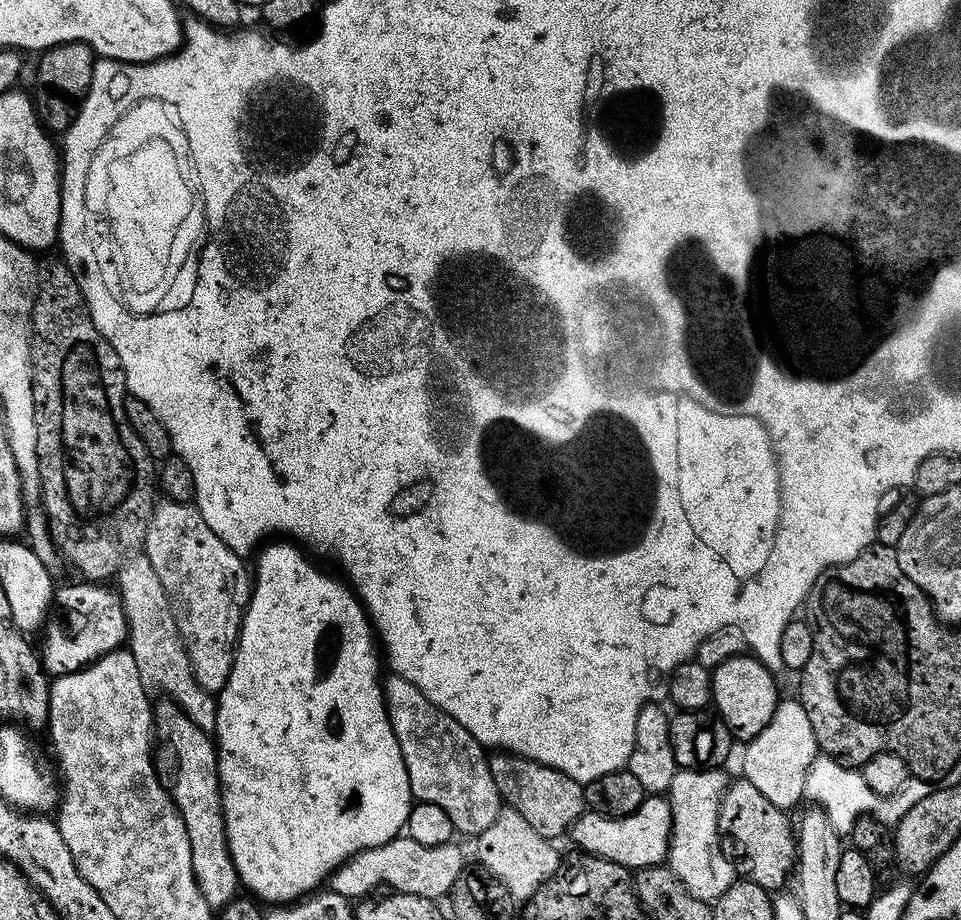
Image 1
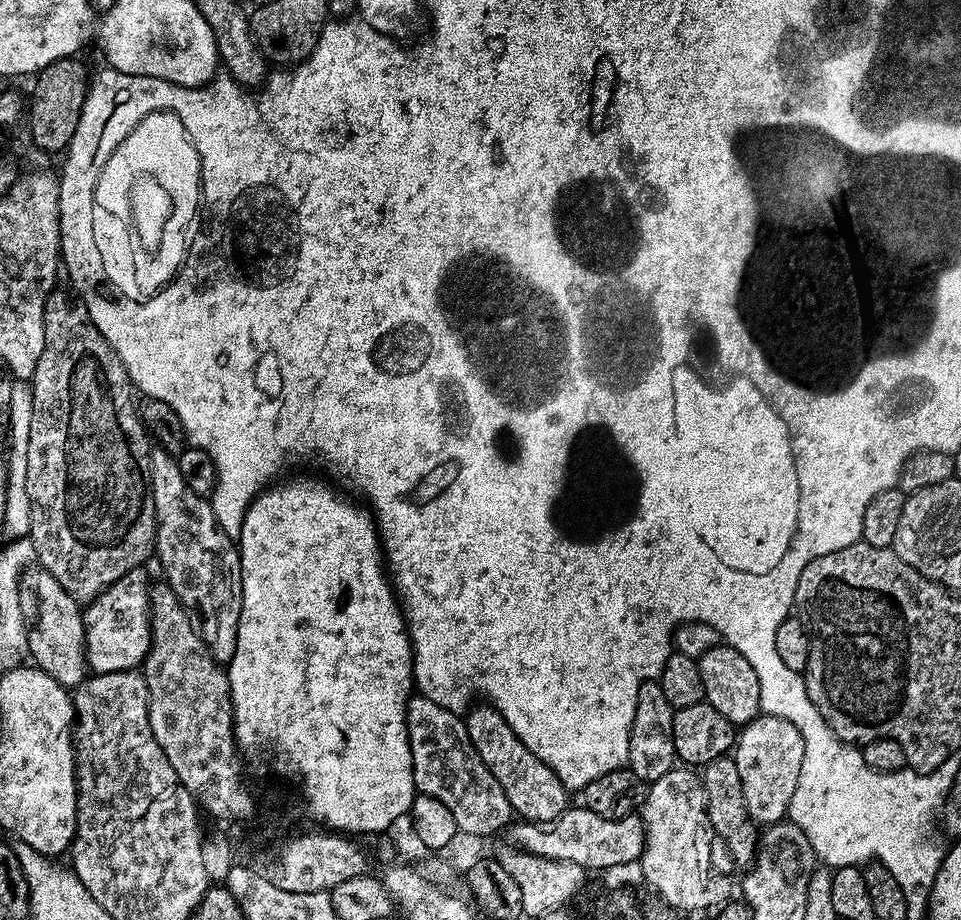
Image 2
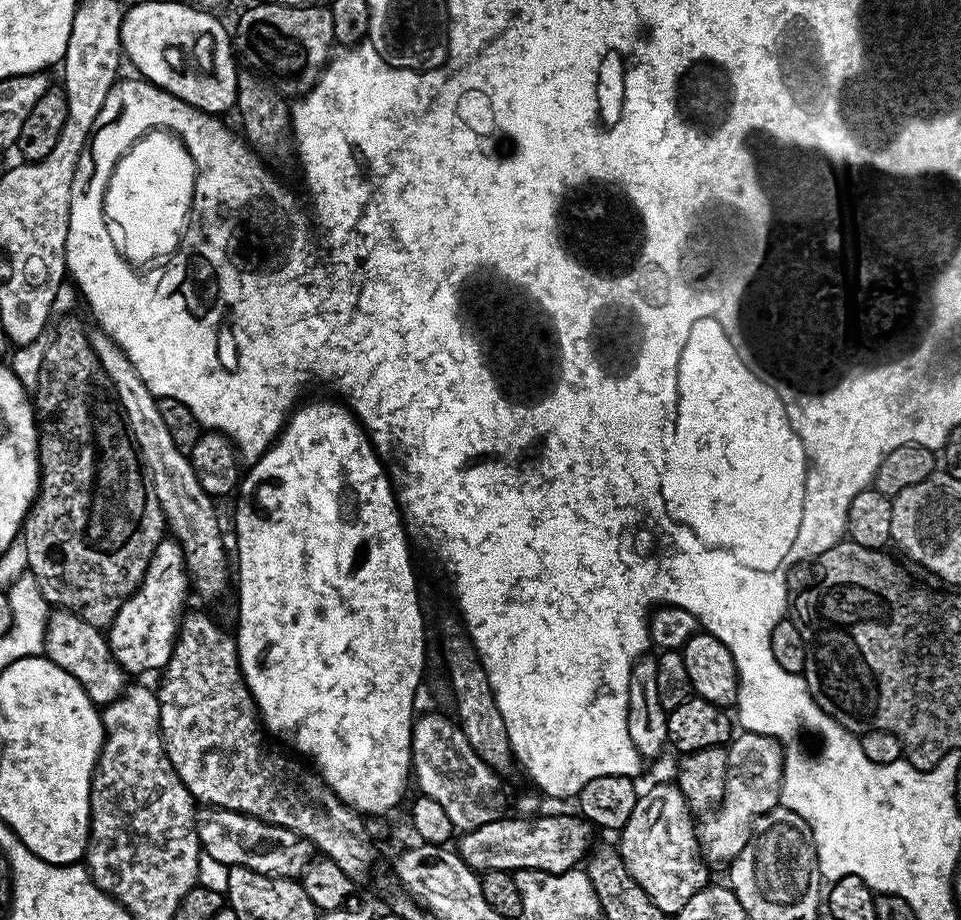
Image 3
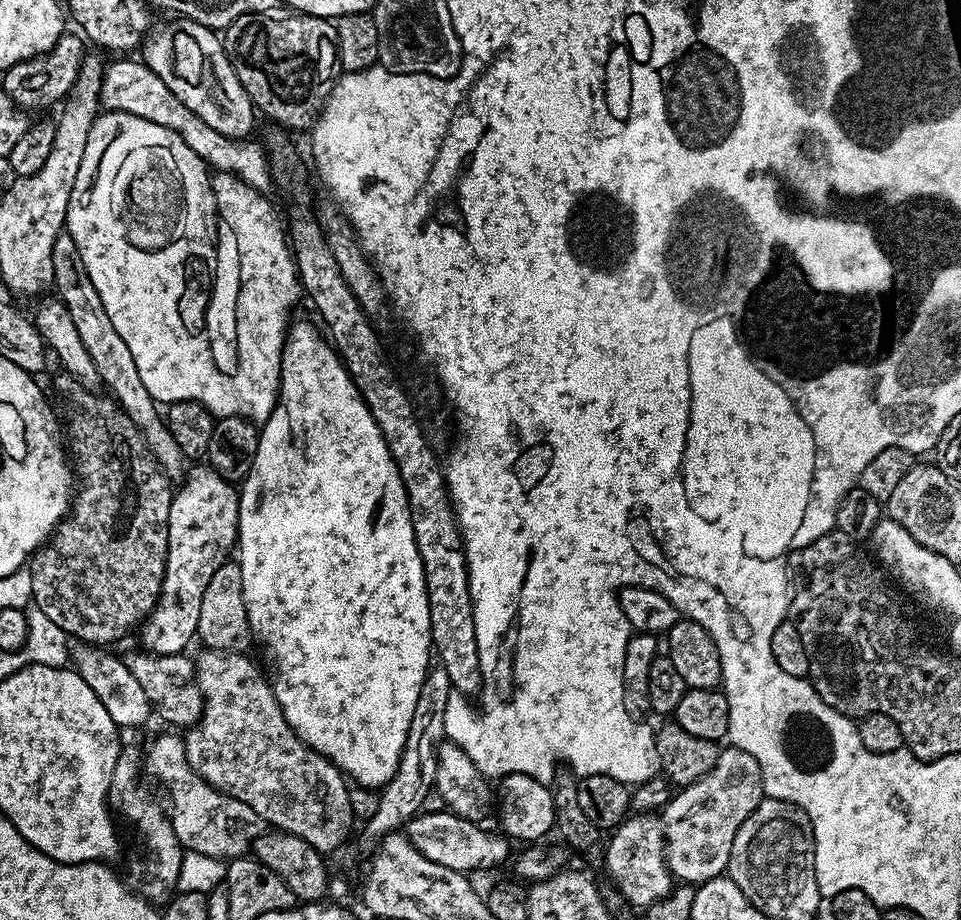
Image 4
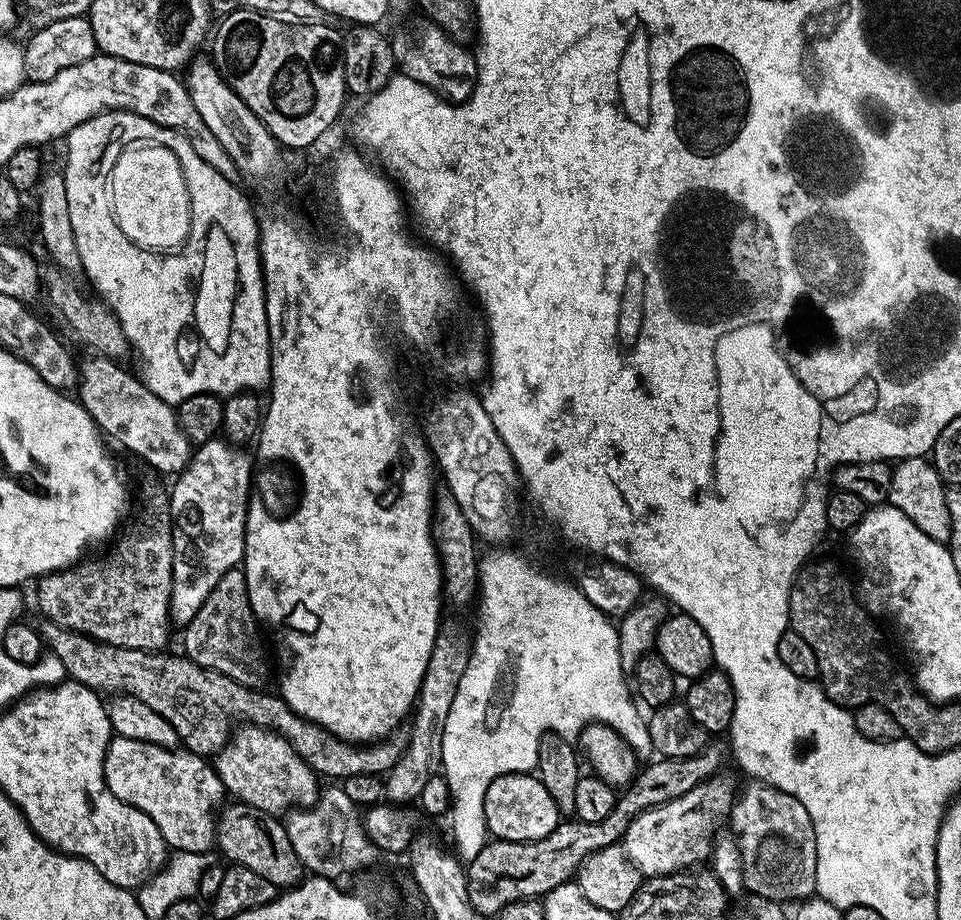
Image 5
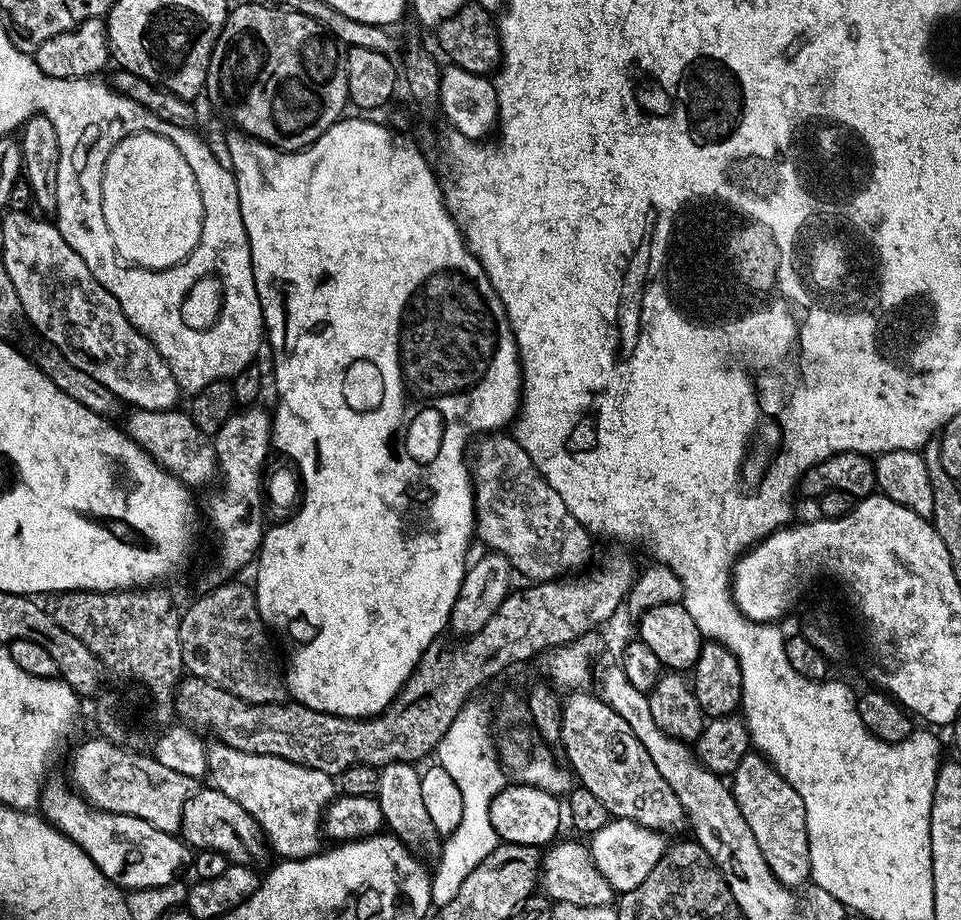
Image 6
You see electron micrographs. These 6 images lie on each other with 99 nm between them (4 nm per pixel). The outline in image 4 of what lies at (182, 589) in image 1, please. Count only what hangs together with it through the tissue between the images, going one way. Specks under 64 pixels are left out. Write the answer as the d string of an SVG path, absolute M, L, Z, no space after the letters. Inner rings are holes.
M67 230L61 231L58 238L54 238L51 287L56 288L55 295L64 303L66 310L70 310L70 318L73 319L74 326L78 326L82 346L86 346L86 354L90 354L101 383L107 385L116 395L123 415L131 423L133 420L144 431L142 443L152 451L152 456L163 468L168 479L173 482L179 481L186 472L186 460L182 450L178 450L178 442L174 442L174 434L170 434L167 423L162 419L157 401L153 400L152 395L146 390L142 382L142 374L138 374L138 366L134 366L134 354L130 354L130 346L126 346L118 330L114 330L114 322L110 322L110 314L106 314L106 306L102 306L102 298L98 298L98 290L94 290L94 282L90 282L90 274L86 274L86 266L82 266L78 246L74 246L74 238Z

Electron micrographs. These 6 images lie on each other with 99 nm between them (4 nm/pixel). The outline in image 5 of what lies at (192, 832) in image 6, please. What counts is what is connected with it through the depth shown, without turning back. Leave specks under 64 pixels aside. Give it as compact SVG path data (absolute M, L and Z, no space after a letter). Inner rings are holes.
M239 802L230 804L219 813L216 821L215 847L219 855L224 855L228 862L240 864L246 870L254 870L254 874L266 878L266 882L270 882L278 890L294 888L305 879L304 863L298 858L298 854L294 854L294 846L290 846L287 832L278 830L277 817Z

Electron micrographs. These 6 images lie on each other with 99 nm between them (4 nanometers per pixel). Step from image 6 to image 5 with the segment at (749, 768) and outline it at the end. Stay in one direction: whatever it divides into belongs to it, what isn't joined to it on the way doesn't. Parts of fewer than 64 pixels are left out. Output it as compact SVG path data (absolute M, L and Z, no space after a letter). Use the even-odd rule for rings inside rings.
M748 782L748 785L743 785L742 791L737 795L736 802L732 806L732 811L730 813L730 821L732 820L732 828L731 831L734 833L734 839L737 844L740 845L740 857L742 858L742 870L744 871L744 887L750 893L753 892L753 897L762 899L762 900L770 900L773 902L783 902L786 900L806 900L809 896L813 895L816 890L816 835L814 834L814 822L810 818L810 814L806 814L806 806L802 806L802 802L798 802L798 798L794 798L790 794L786 794L782 790L778 790L774 786L770 786L769 784L762 784L759 782Z

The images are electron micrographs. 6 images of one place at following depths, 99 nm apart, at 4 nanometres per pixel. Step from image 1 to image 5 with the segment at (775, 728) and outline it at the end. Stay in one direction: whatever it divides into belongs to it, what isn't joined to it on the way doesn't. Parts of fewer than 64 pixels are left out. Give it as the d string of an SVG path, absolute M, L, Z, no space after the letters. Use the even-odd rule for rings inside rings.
M724 775L711 776L706 782L694 786L694 790L682 794L682 798L646 810L630 822L622 847L628 863L639 870L641 877L691 870L711 857L713 837L717 835L715 816L727 817L738 795L738 784L736 788L735 782Z

